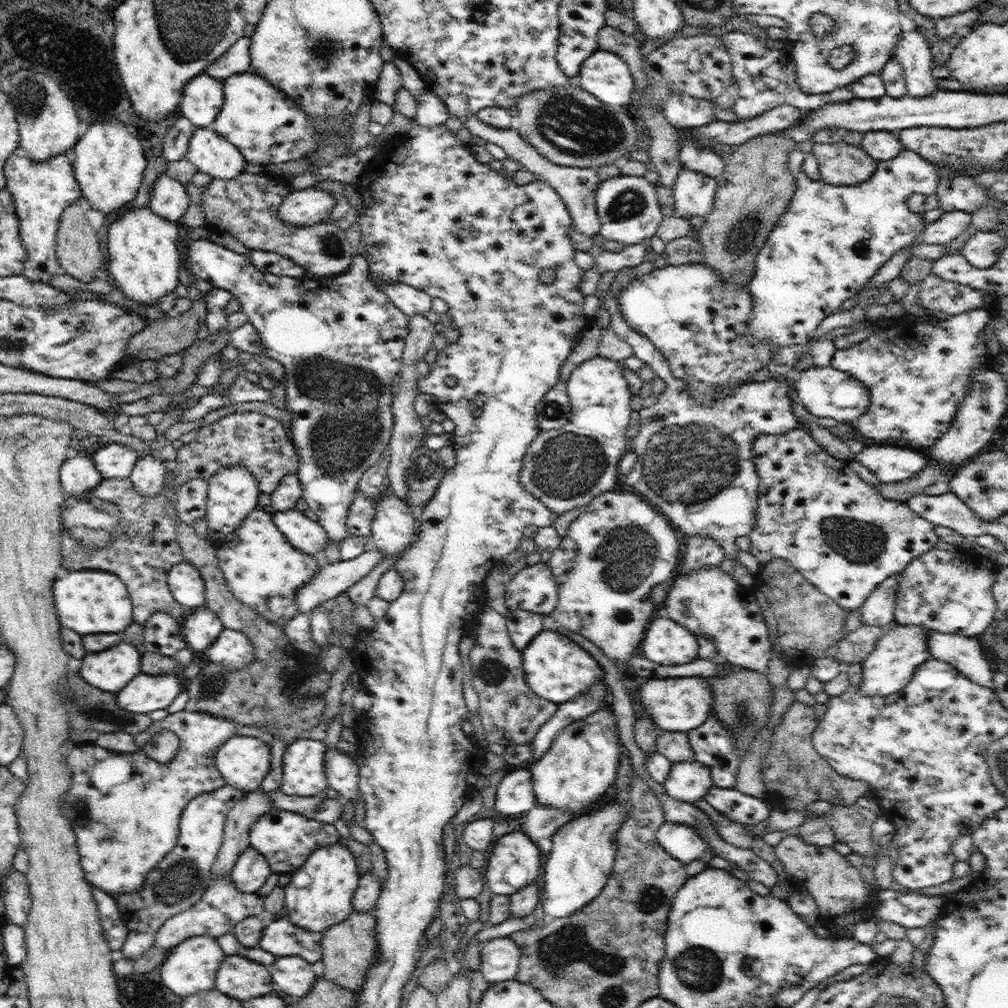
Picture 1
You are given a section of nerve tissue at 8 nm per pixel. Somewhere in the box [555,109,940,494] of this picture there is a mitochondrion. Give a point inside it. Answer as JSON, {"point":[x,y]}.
{"point":[741,239]}

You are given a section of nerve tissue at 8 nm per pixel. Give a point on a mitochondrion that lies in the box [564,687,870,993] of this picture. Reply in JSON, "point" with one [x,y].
{"point":[702,966]}

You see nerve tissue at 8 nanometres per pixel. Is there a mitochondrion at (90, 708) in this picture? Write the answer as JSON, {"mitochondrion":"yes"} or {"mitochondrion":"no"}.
{"mitochondrion":"yes"}

